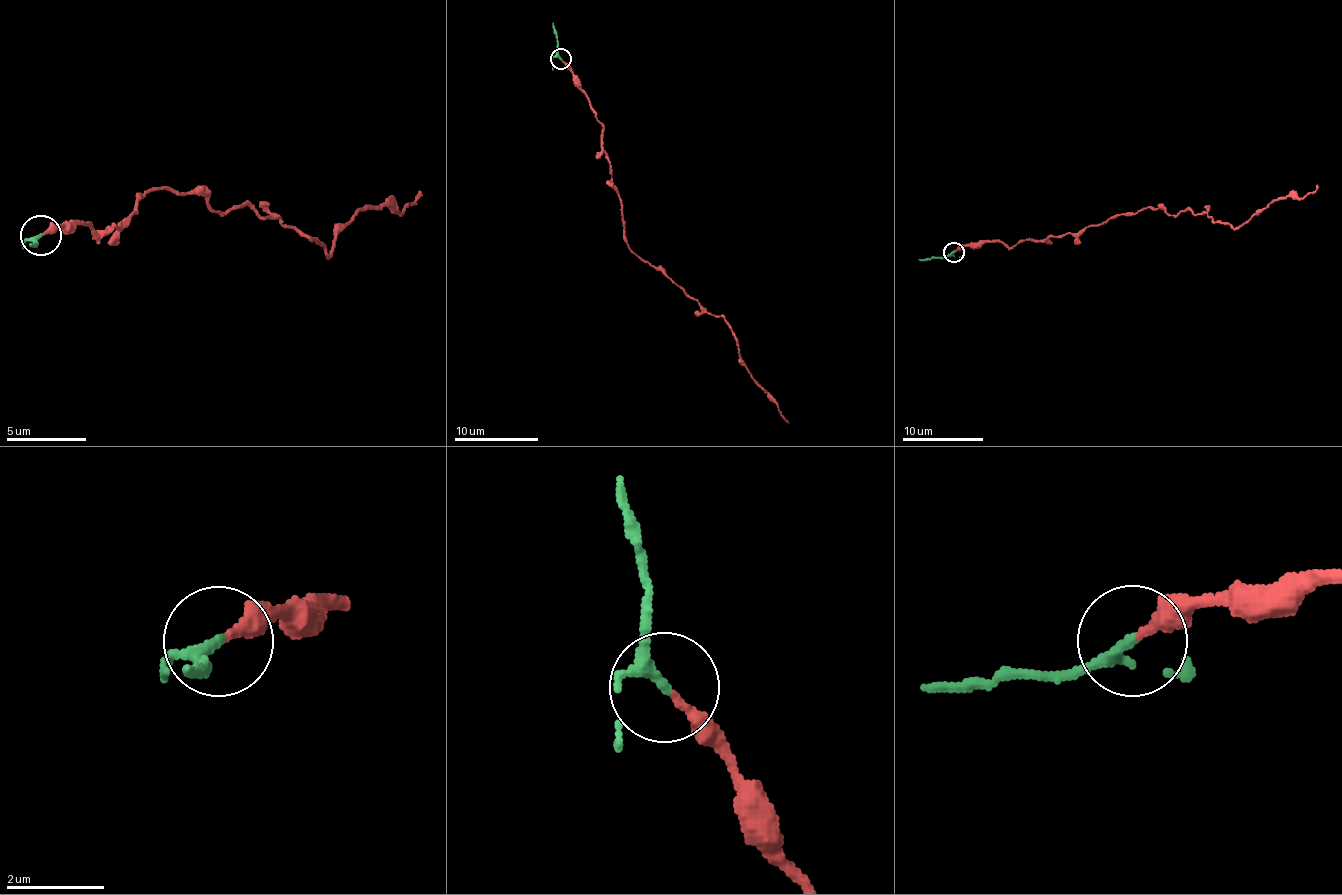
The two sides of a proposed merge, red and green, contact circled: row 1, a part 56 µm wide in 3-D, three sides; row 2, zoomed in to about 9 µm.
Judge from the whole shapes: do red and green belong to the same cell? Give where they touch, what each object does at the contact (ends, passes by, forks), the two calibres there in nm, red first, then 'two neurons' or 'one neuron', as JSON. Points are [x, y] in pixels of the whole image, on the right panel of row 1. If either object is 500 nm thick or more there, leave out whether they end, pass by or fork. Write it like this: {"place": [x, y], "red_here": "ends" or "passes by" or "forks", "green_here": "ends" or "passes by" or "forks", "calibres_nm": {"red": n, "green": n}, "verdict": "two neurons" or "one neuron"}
{"place": [954, 252], "red_here": "ends", "green_here": "passes by", "calibres_nm": {"red": 240, "green": 200}, "verdict": "one neuron"}

